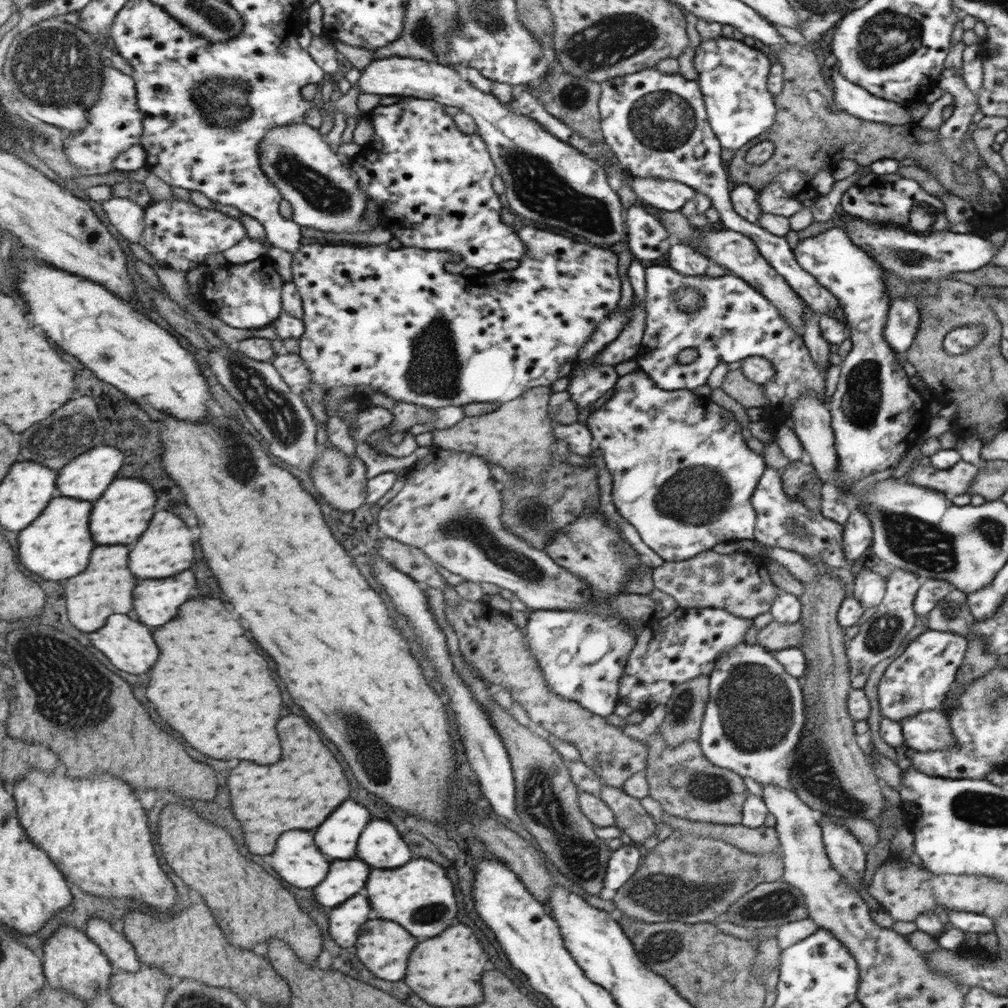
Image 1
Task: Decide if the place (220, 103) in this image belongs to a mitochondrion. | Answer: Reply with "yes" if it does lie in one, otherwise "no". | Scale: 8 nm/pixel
yes

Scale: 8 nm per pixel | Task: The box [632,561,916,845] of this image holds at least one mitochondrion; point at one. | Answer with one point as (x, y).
(752, 708)

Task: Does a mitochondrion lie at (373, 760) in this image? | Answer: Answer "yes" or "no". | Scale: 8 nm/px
yes

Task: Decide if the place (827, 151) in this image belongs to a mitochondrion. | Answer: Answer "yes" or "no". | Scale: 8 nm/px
yes

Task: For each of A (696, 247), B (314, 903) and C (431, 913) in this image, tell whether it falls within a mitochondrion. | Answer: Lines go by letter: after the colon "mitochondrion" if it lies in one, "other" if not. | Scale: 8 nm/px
A: other
B: other
C: mitochondrion

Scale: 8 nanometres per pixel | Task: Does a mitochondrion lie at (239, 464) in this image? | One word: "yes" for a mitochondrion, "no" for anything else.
yes

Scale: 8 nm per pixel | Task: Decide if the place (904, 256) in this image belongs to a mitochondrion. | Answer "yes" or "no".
yes

